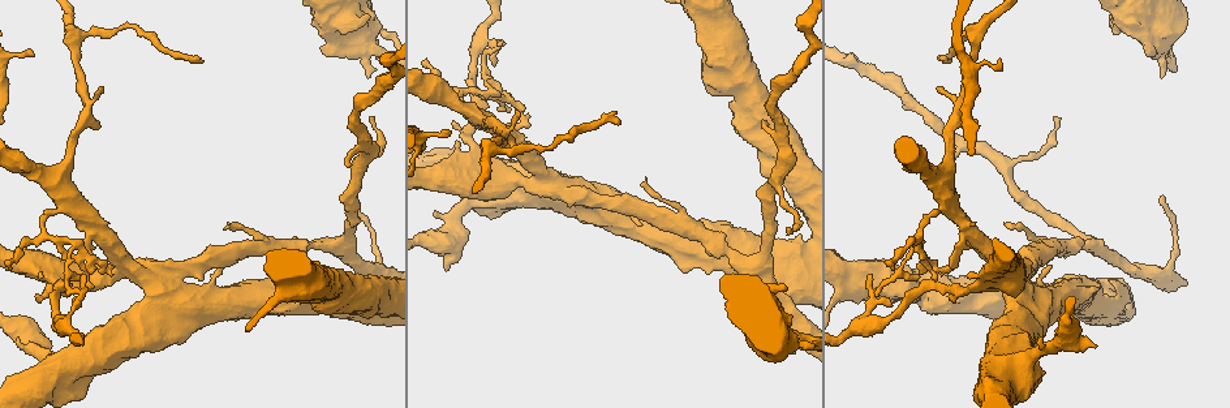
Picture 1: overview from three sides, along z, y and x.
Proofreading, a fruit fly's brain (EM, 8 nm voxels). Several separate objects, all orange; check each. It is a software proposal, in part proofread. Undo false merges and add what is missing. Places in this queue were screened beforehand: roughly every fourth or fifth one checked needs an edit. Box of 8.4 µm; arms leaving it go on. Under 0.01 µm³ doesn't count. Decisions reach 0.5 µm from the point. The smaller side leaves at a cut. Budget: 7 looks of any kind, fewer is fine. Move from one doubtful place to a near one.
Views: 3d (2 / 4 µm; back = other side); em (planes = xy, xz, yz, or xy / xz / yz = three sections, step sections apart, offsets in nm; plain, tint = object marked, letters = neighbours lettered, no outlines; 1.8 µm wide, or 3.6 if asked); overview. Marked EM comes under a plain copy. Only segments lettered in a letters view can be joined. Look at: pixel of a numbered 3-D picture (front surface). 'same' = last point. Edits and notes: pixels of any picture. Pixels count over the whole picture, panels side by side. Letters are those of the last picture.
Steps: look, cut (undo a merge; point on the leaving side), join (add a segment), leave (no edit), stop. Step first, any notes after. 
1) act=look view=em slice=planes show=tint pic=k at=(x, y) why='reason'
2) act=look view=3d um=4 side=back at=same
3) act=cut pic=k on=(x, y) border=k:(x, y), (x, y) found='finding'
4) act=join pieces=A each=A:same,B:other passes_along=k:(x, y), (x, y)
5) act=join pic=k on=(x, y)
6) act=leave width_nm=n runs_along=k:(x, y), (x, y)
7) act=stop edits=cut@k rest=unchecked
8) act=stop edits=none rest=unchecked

act=look view=3d um=2 side=back pic=1 at=(551, 181) why='two arms in line, one across'

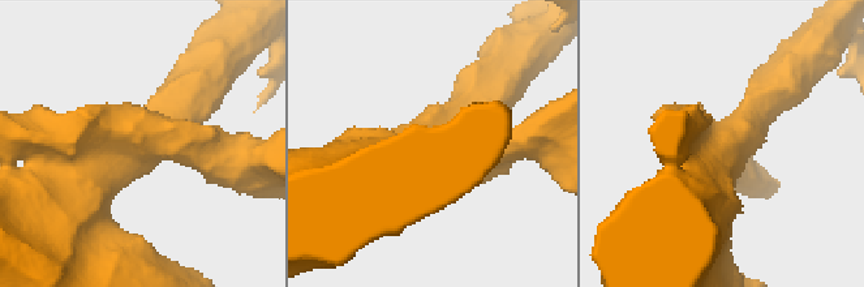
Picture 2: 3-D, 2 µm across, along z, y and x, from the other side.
act=look view=em slice=planes show=letters pic=2 at=(729, 138) why='now the EM'

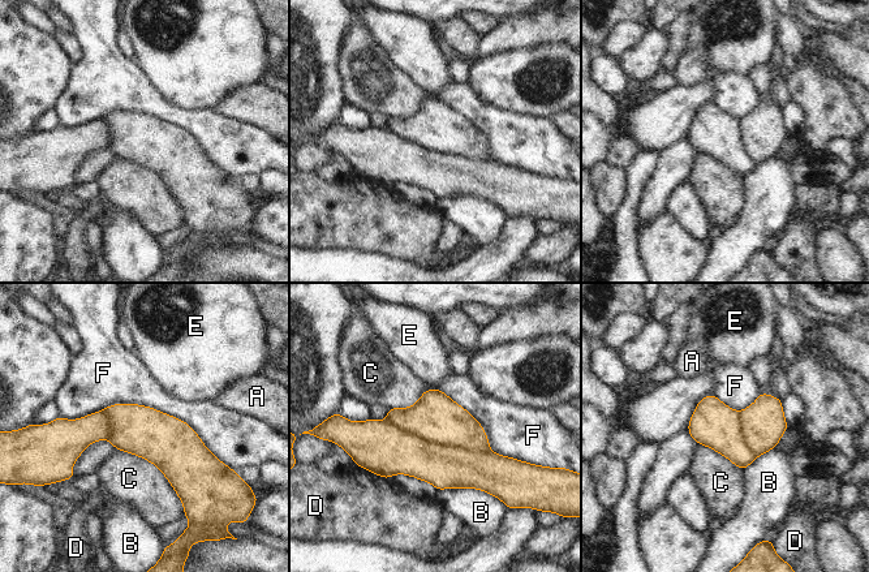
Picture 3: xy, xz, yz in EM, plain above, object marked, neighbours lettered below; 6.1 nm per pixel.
act=cut pic=3 on=(443, 467) width_nm=320 each=A:other,B:other,C:other,D:other,E:other,F:other border=3:(386, 421), (435, 443), (489, 451) found='a second neuron is stuck on'

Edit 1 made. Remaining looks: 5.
act=look view=em slice=planes show=tint pic=1 at=(459, 93)

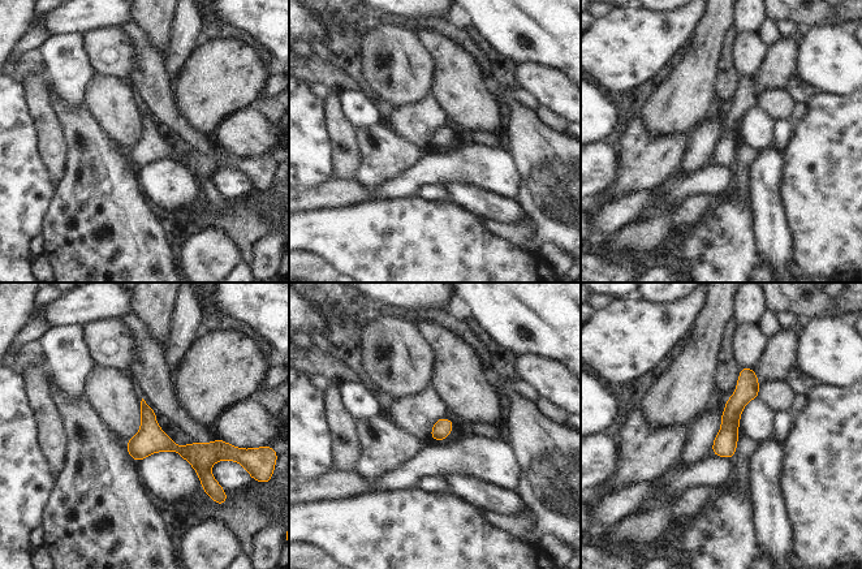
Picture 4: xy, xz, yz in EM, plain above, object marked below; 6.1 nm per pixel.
act=look view=em slice=planes show=letters at=same why='see the neighbours'

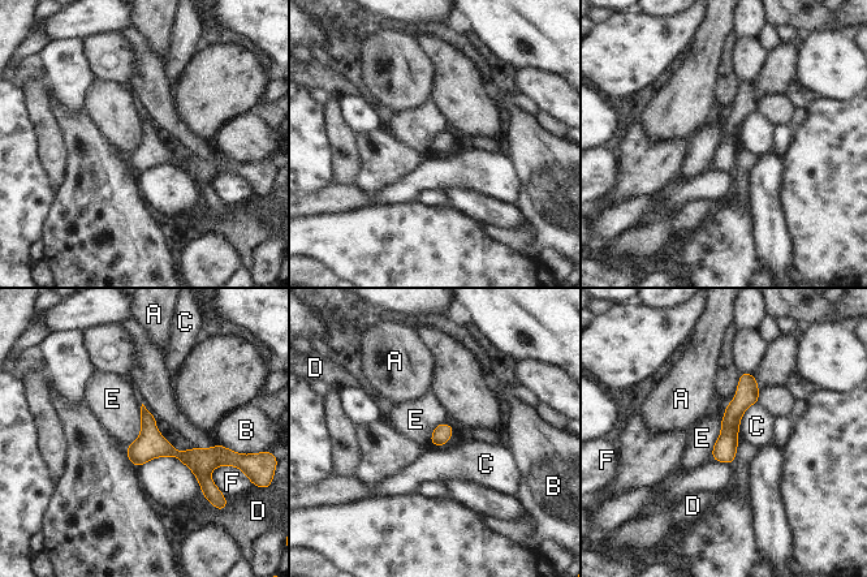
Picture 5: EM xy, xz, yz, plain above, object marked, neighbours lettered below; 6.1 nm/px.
act=leave each=A:other,B:other,C:other,D:other,E:other,F:other runs_along=5:(220, 448), (212, 456), (129, 452) found='continuous, no second neuron'

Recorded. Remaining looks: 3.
act=stop edits=cut@3 rest=unchecked

